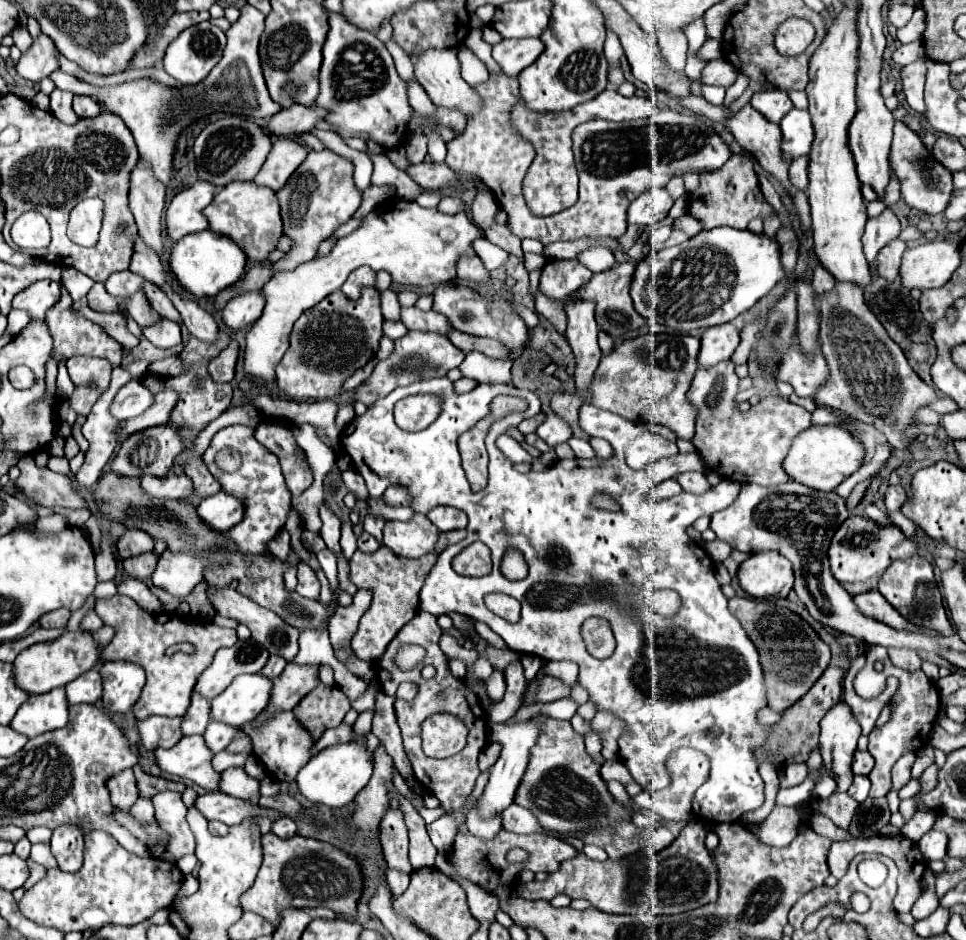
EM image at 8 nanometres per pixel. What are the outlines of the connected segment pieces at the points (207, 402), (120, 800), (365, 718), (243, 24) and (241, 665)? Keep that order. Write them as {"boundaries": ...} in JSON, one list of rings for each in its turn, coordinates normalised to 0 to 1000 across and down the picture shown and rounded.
{"boundaries":[[[[233,352],[227,354],[227,363],[223,363],[223,367],[218,367],[216,363],[206,363],[204,359],[196,359],[192,371],[187,373],[187,380],[192,382],[194,386],[194,395],[189,399],[183,401],[169,402],[164,399],[153,398],[149,404],[148,410],[158,416],[158,418],[165,418],[167,414],[171,412],[179,412],[181,416],[185,416],[185,429],[181,431],[181,437],[177,439],[177,448],[181,452],[189,452],[189,461],[194,461],[194,465],[189,465],[194,478],[189,480],[196,480],[200,476],[200,467],[202,463],[220,446],[225,446],[231,437],[237,435],[239,431],[239,410],[237,407],[231,407],[231,410],[225,410],[223,405],[218,405],[216,397],[214,397],[214,384],[218,384],[218,380],[223,380],[229,371],[233,371],[237,367],[237,356]]],[[[129,818],[123,824],[115,827],[111,831],[111,839],[115,844],[115,854],[121,861],[136,861],[138,854],[144,850],[142,831],[136,818]]],[[[386,756],[374,759],[374,761],[370,763],[370,767],[367,767],[367,776],[370,776],[372,780],[382,780],[382,778],[384,778],[384,765],[386,765]]],[[[254,5],[249,10],[249,18],[237,29],[235,33],[235,50],[231,56],[231,63],[220,71],[220,76],[212,82],[212,86],[204,90],[187,90],[187,93],[173,93],[160,84],[146,82],[140,86],[129,86],[125,90],[113,90],[113,93],[100,93],[88,86],[82,86],[63,73],[53,78],[53,86],[57,93],[65,97],[73,97],[76,101],[94,101],[105,105],[105,110],[121,120],[129,133],[136,137],[140,152],[144,156],[144,165],[152,176],[156,176],[156,182],[160,188],[175,199],[179,193],[179,171],[181,171],[181,159],[185,144],[204,127],[220,120],[223,116],[245,120],[245,122],[258,122],[258,124],[283,124],[289,120],[289,112],[281,107],[281,101],[276,99],[270,63],[268,63],[268,39],[274,31],[272,27],[274,16]]],[[[264,680],[245,682],[239,688],[231,688],[223,695],[220,705],[208,716],[202,735],[214,744],[225,741],[239,724],[249,716],[266,716],[274,710],[278,701],[276,690]]]]}

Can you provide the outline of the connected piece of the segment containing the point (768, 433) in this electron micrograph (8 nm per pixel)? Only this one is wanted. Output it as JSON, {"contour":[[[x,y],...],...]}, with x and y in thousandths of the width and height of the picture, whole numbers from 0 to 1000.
{"contour":[[[748,384],[738,393],[722,393],[711,418],[711,424],[722,435],[717,473],[732,499],[742,503],[746,510],[792,518],[815,514],[817,507],[811,499],[811,486],[815,486],[823,463],[842,452],[840,439],[806,420],[796,421],[775,436],[767,437],[761,429],[765,401],[759,390],[757,384]]]}

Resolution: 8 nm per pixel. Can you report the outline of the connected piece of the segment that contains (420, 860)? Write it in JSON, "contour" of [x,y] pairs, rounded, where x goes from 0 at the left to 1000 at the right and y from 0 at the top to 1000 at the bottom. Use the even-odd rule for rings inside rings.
{"contour":[[[405,835],[403,844],[405,844],[405,848],[409,848],[409,846],[413,848],[415,863],[419,865],[419,876],[421,876],[421,882],[423,882],[423,916],[425,916],[428,924],[436,924],[448,920],[452,903],[444,895],[444,888],[440,884],[440,873],[434,869],[432,861],[417,846],[413,846],[409,841],[407,835]]]}

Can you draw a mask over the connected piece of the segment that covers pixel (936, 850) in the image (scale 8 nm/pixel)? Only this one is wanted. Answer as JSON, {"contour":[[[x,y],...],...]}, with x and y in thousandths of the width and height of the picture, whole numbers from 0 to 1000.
{"contour":[[[964,882],[962,886],[958,886],[951,893],[951,903],[953,903],[953,907],[955,907],[955,912],[960,916],[978,914],[978,910],[980,910],[980,897],[982,897],[980,886],[976,886],[972,882]]]}

